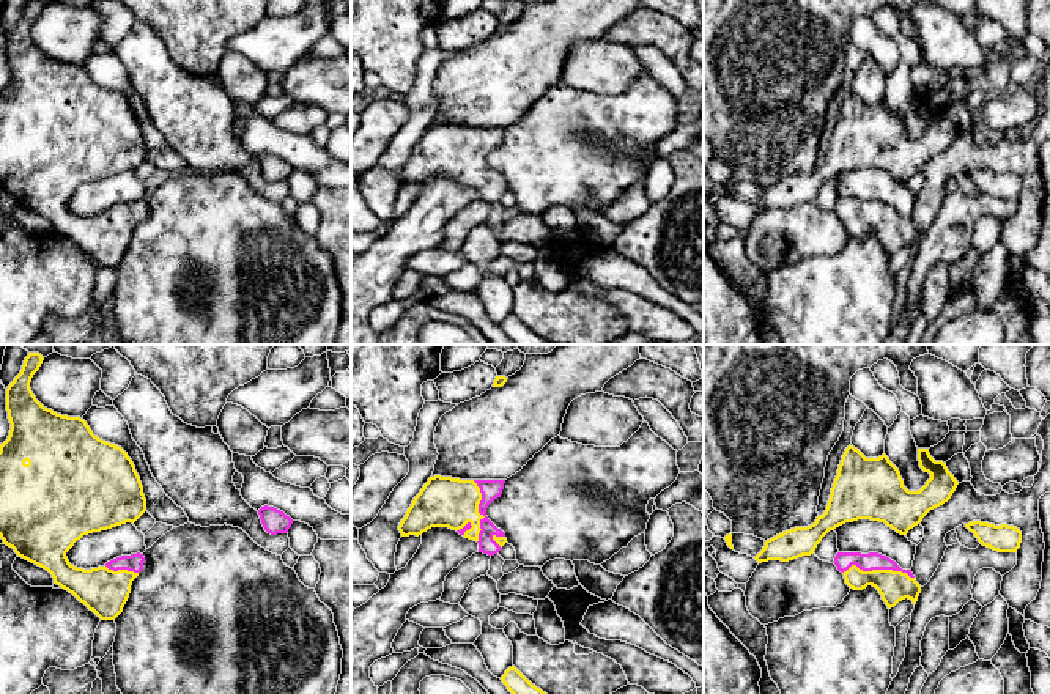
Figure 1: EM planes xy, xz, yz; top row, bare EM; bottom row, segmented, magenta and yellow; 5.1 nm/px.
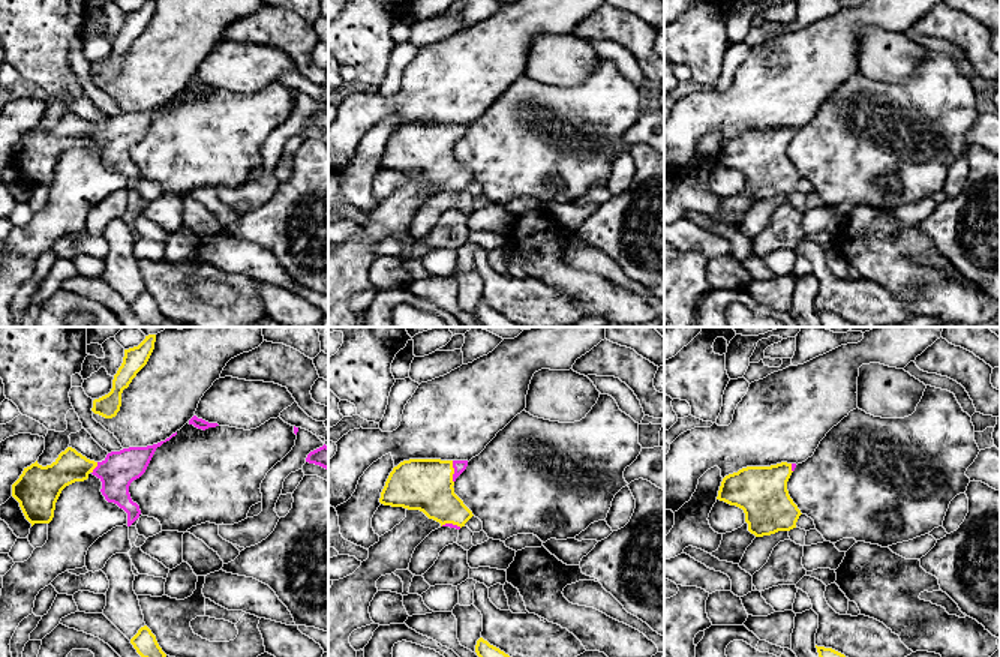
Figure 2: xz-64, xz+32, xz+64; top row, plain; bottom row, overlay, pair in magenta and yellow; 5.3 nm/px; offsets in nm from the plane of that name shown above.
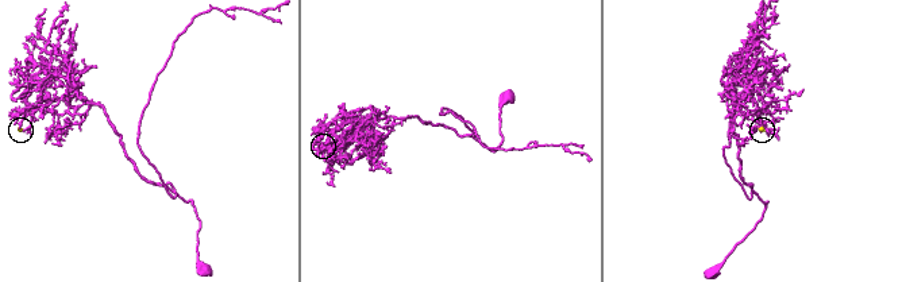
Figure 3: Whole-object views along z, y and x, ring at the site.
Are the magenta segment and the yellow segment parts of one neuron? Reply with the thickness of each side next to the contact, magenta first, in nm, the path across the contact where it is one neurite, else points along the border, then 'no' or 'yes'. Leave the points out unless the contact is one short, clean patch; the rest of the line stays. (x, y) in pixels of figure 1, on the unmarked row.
calibres 90 and 160 nm; way yz (872, 208), (879, 216), (893, 233); yes

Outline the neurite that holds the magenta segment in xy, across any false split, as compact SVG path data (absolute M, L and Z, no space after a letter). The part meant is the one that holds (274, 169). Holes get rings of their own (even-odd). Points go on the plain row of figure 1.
M264 153L258 157L258 162L264 178L271 183L287 181L293 172L290 164L274 154Z

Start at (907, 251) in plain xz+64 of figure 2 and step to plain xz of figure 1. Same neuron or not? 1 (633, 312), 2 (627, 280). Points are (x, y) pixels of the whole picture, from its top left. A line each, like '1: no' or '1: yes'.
1: yes
2: no

